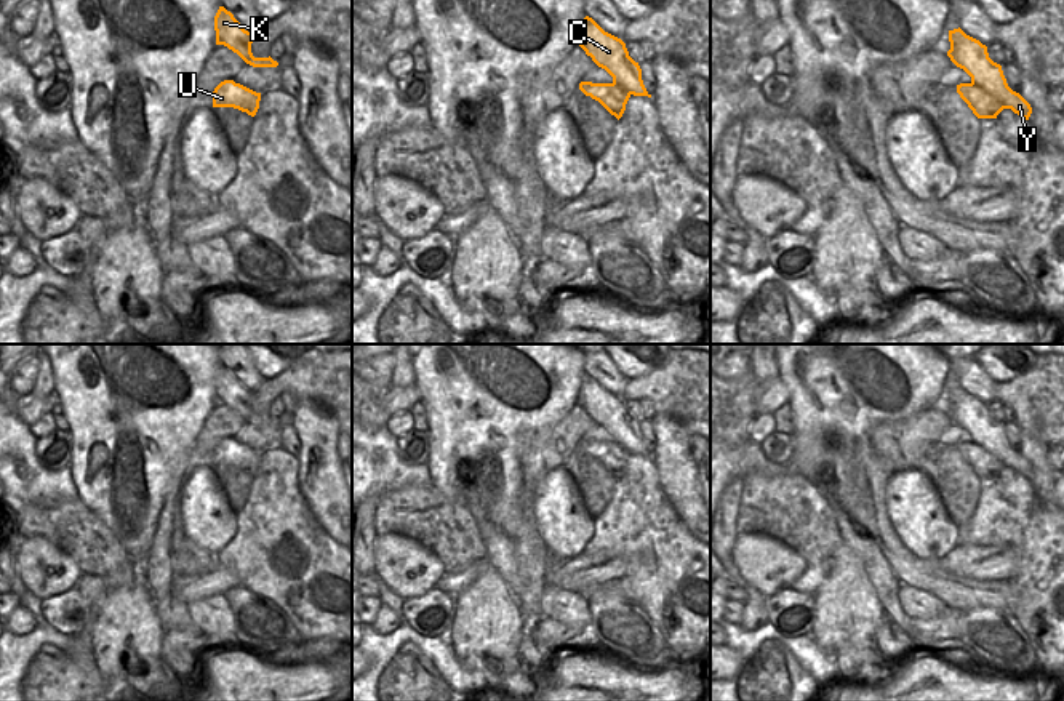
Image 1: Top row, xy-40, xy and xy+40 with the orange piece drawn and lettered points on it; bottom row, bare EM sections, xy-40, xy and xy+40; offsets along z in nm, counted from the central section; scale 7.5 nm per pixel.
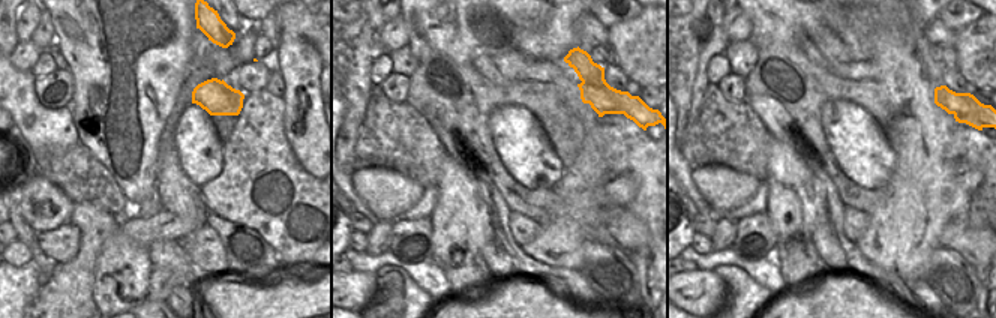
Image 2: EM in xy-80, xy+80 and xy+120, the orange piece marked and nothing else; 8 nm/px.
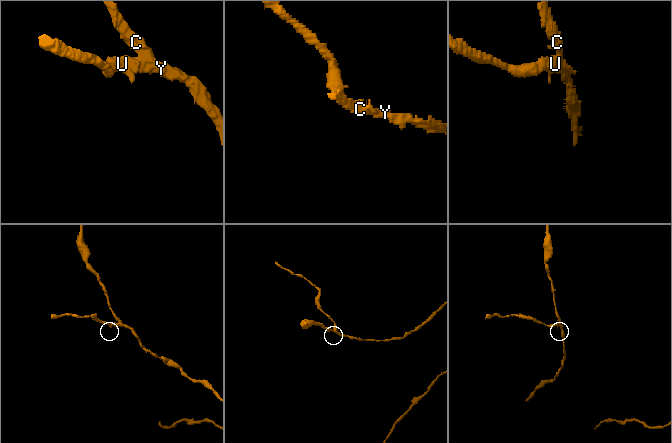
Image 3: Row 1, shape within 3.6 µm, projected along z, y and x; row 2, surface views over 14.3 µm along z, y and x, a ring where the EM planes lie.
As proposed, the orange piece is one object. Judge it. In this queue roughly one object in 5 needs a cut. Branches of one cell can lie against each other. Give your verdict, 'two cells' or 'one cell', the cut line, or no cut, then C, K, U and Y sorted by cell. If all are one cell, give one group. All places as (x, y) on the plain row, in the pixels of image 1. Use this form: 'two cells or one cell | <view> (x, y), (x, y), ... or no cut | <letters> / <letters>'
two cells | xy+40 (972, 440), (994, 455), (1004, 466) | C K Y / U

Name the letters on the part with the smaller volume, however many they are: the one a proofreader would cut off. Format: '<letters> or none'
U

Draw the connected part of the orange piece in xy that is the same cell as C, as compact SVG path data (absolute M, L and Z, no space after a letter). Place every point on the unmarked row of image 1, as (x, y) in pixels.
M586 375L581 383L578 403L598 426L613 435L613 442L622 445L629 453L651 456L643 443L642 427L638 421L629 415L626 402L605 391L589 375Z

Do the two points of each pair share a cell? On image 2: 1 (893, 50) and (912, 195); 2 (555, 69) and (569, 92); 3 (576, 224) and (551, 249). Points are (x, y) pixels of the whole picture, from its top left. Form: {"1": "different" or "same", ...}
{"1": "same", "2": "different", "3": "same"}

